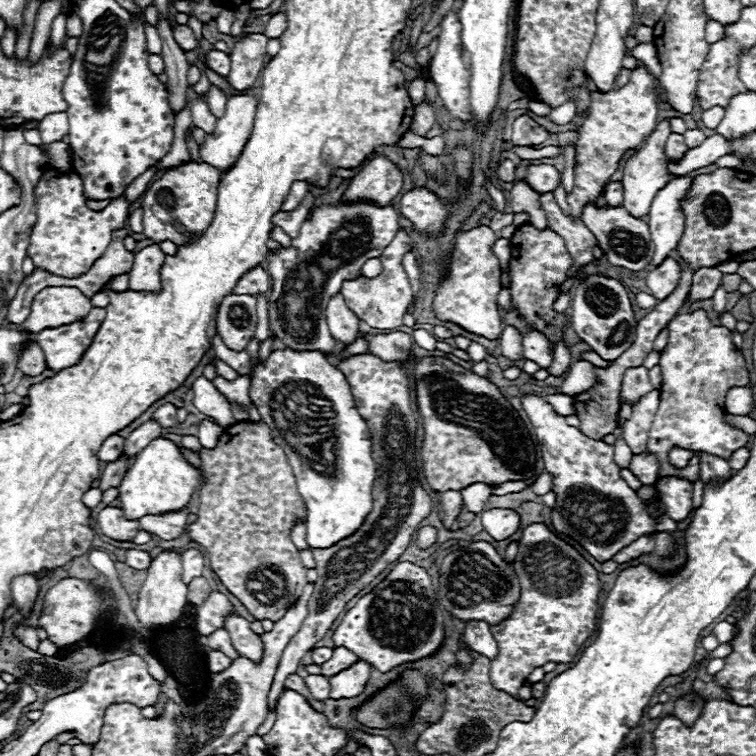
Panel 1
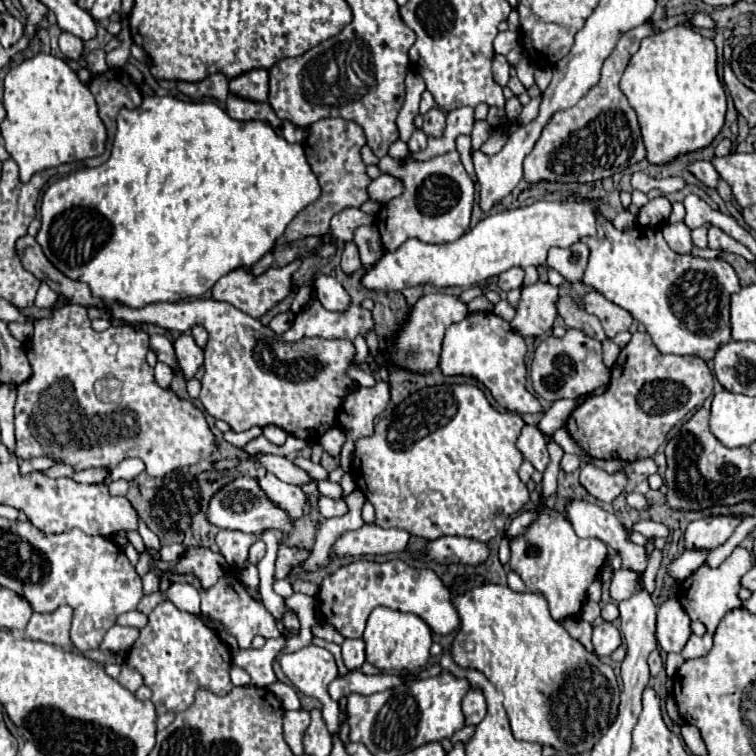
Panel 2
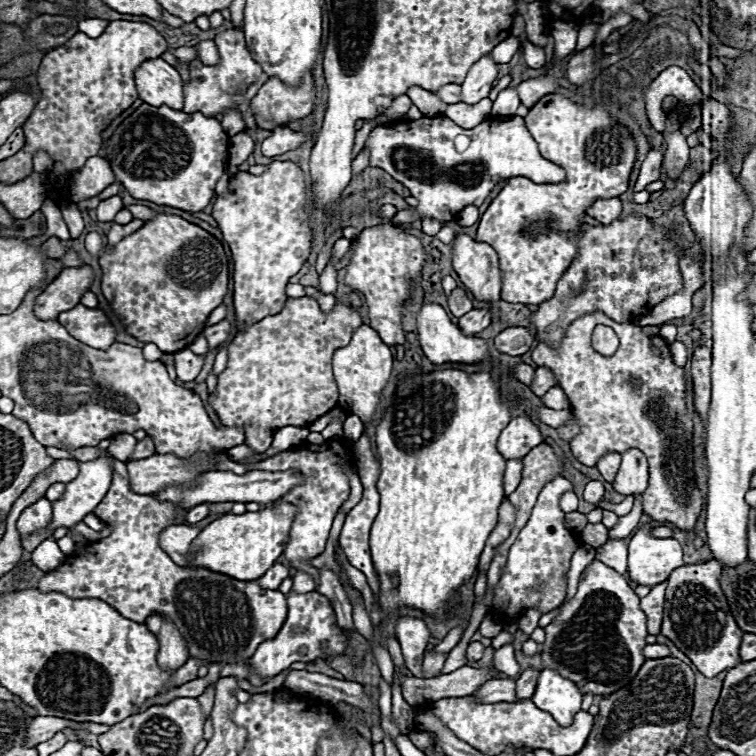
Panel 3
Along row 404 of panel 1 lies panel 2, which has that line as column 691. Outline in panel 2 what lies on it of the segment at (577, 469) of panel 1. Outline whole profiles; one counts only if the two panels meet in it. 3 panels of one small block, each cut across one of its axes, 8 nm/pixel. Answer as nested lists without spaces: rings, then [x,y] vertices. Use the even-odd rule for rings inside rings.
[[[730,516],[694,520],[688,524],[684,532],[684,546],[686,550],[712,552],[714,548],[722,546],[732,536],[738,524],[740,524],[740,518],[730,518]]]

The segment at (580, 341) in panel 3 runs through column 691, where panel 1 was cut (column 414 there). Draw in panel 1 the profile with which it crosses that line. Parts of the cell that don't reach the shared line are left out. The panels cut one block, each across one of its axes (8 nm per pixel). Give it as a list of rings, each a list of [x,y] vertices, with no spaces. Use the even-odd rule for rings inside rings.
[[[356,354],[350,356],[346,360],[342,360],[336,368],[340,368],[340,372],[344,374],[344,378],[350,384],[350,392],[354,396],[356,408],[360,412],[360,416],[366,420],[370,436],[372,436],[372,458],[376,462],[376,480],[374,480],[374,504],[370,514],[366,516],[366,520],[362,522],[362,526],[348,538],[340,540],[338,544],[330,546],[330,548],[316,548],[314,550],[314,560],[316,560],[316,570],[318,570],[318,586],[316,592],[312,594],[312,600],[308,602],[308,620],[304,620],[304,624],[300,626],[300,630],[296,632],[296,636],[292,636],[292,640],[286,644],[278,670],[274,674],[270,692],[268,692],[268,710],[276,710],[278,708],[278,700],[284,692],[284,680],[294,674],[302,662],[302,656],[306,652],[310,652],[314,648],[314,644],[328,632],[328,628],[332,626],[332,622],[342,614],[346,602],[350,598],[354,598],[364,586],[368,586],[380,572],[384,572],[390,564],[394,564],[398,560],[398,556],[408,548],[408,544],[412,542],[412,534],[418,530],[418,524],[432,512],[432,498],[428,496],[428,492],[422,488],[420,480],[418,480],[418,468],[416,468],[416,428],[418,428],[418,416],[416,410],[412,408],[410,402],[410,380],[408,380],[408,372],[402,366],[402,362],[384,362],[378,356],[372,354]]]

